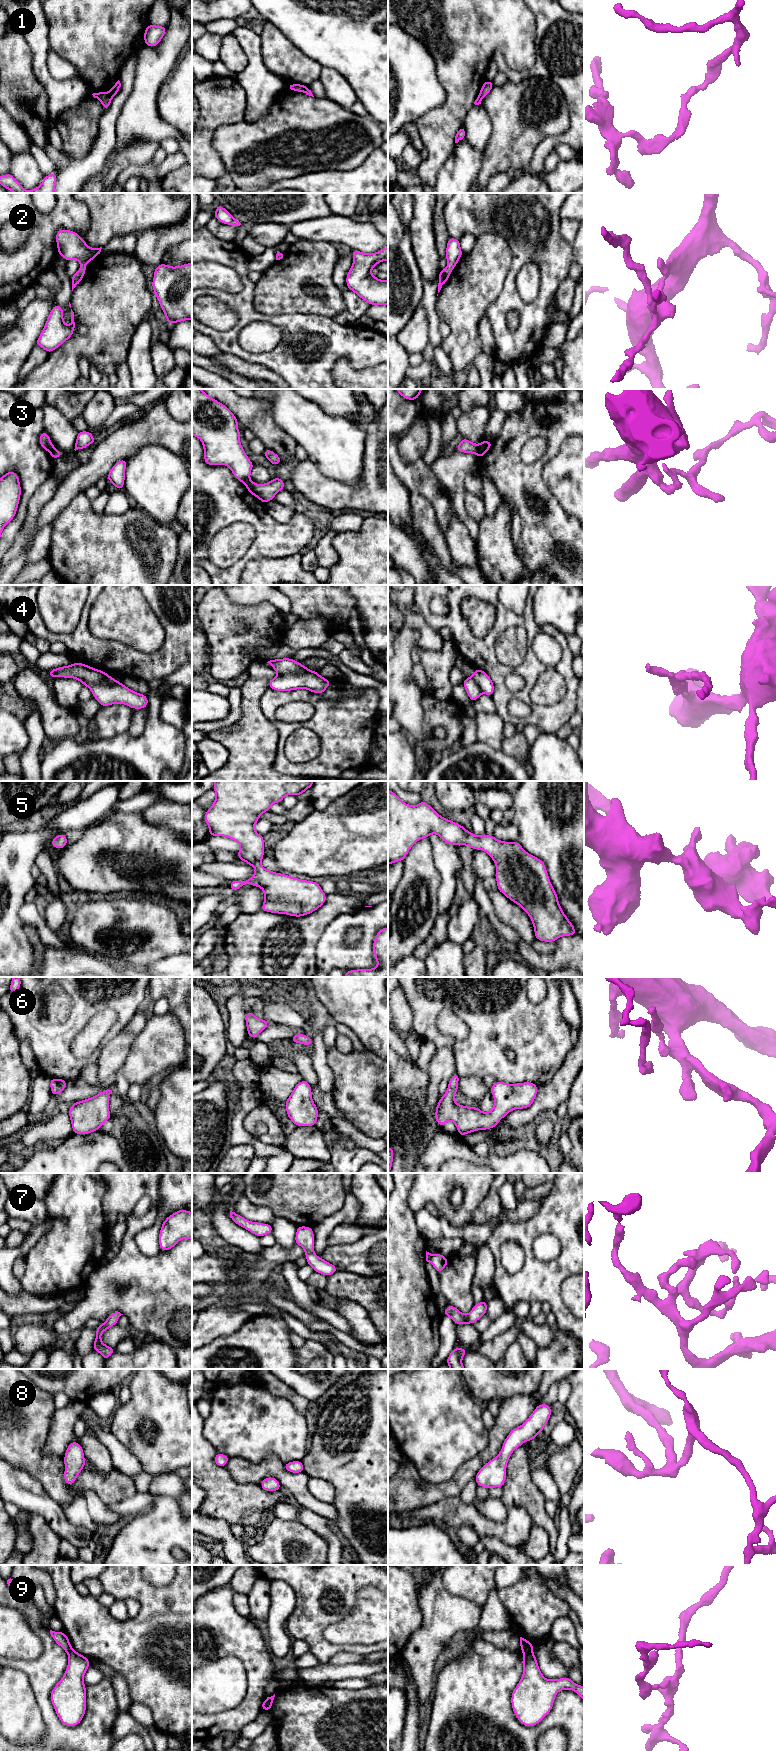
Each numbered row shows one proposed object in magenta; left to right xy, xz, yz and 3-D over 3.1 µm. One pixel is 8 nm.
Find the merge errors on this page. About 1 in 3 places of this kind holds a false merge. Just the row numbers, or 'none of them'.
1, 3, 4, 9

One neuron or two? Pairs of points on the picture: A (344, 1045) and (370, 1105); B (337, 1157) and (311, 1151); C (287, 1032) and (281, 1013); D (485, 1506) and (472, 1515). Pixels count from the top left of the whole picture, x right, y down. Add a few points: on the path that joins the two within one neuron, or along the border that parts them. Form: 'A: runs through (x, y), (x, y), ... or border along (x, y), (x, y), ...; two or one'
A: border along (334, 1046), (345, 1053), (353, 1050); two
B: border along (326, 1144), (330, 1153), (330, 1161); two
C: border along (269, 1021), (301, 1028); two
D: border along (472, 1503), (486, 1517), (499, 1522); two

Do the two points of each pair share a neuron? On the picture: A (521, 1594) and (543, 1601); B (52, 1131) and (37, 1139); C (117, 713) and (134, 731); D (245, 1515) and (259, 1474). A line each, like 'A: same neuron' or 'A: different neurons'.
A: same neuron
B: same neuron
C: different neurons
D: different neurons

